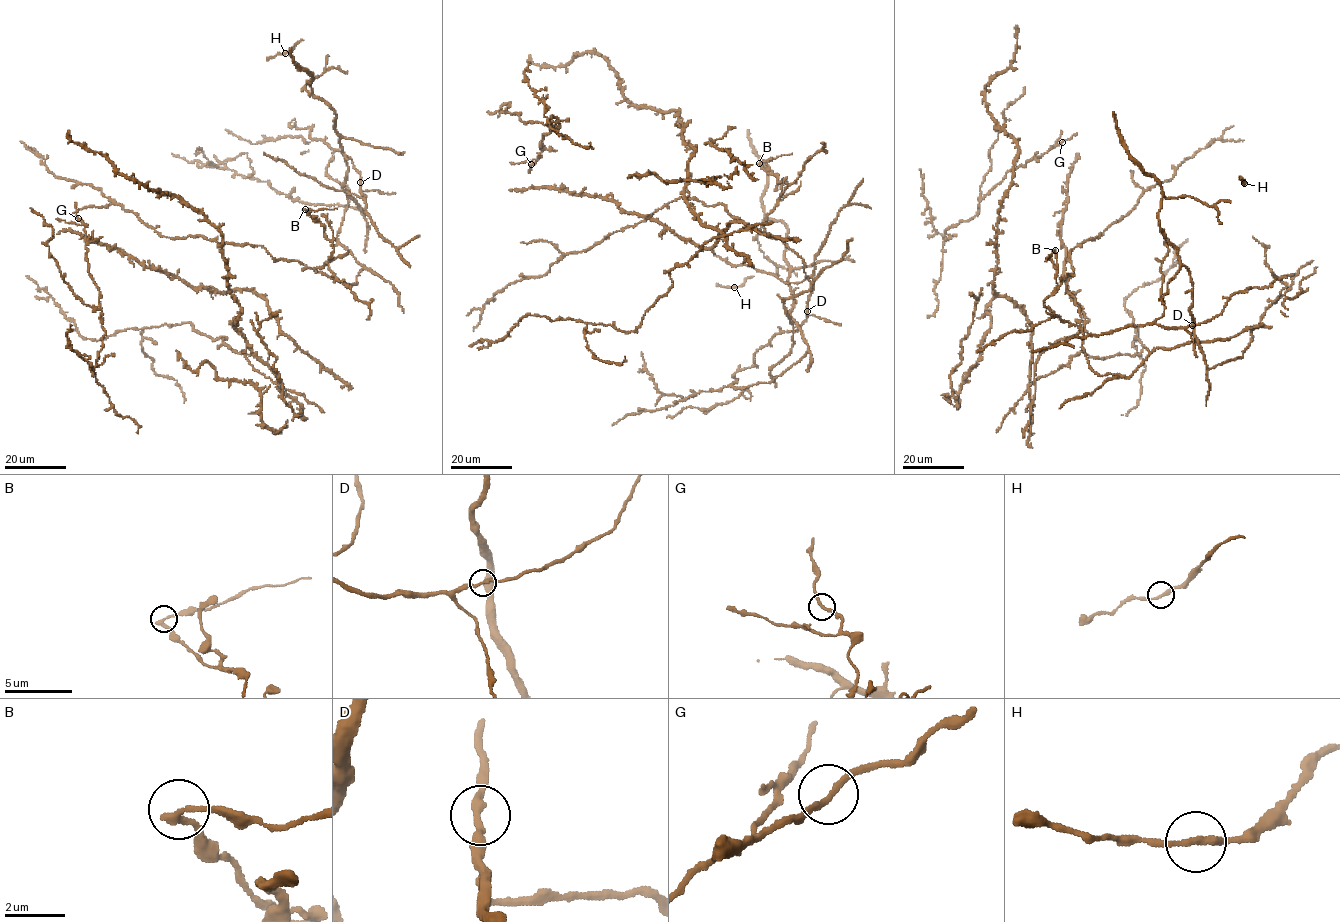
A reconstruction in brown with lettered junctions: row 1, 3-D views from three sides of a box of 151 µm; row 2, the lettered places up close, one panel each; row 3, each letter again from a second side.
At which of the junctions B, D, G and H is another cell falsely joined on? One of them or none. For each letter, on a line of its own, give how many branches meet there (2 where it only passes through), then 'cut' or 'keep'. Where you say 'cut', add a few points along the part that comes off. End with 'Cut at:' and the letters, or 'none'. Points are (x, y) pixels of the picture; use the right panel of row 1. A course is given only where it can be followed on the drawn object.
B: branches 2; cut; course (1055, 250), (1045, 262)
D: branches 2; keep
G: branches 2; keep
H: branches 2; keep
Cut at: B

